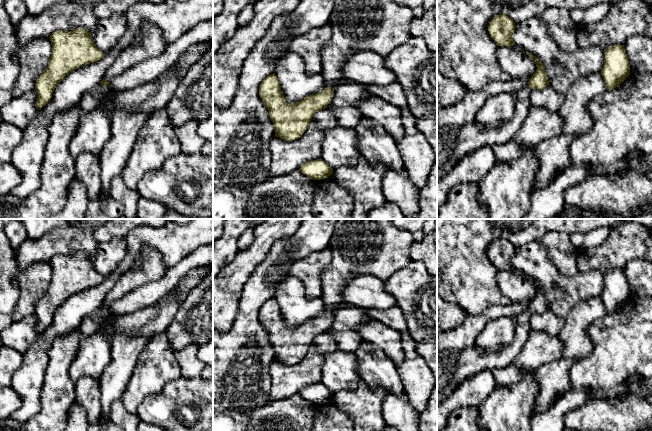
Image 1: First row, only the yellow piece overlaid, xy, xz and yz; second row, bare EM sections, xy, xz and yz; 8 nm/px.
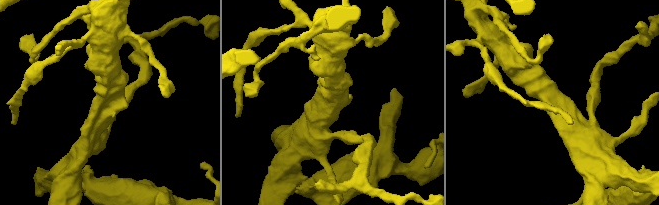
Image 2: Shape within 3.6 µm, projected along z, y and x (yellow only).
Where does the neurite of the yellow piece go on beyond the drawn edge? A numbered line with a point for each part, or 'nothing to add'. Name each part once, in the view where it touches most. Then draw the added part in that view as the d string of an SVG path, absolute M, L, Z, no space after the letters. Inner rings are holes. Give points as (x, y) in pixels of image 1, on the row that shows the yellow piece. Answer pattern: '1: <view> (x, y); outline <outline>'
1: xz (341, 81); outline M341 78L339 80L335 80L334 82L330 83L330 84L326 84L322 87L321 91L325 90L327 87L335 87L336 85L339 84L344 84L346 82L351 82L350 80L347 80L345 78Z

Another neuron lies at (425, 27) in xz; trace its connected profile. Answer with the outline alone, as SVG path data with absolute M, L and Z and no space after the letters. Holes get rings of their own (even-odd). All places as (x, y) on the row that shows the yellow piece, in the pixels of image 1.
M424 0L424 14L414 18L410 24L410 34L423 38L428 49L437 52L437 0Z

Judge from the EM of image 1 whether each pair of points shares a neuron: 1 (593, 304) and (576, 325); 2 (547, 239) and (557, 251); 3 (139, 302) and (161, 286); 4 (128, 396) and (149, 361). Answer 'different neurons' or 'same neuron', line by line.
1: same neuron
2: same neuron
3: same neuron
4: same neuron

